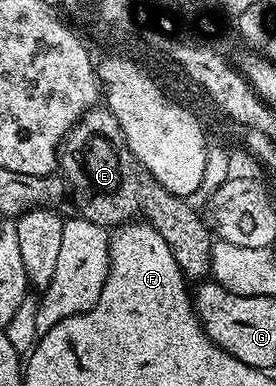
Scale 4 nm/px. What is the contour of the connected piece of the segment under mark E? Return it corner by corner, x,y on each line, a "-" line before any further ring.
95,107
89,109
81,121
70,130
60,150
60,176
66,183
69,200
74,200
77,216
88,219
97,225
117,227
127,221
141,218
147,221
160,235
164,235
164,243
174,253
176,263
181,267
182,274
187,279
206,279
211,276
210,248
214,246
215,238
209,224
185,201
185,196
170,193
161,180
155,179
143,169
142,165
132,155
128,143
124,139
124,131
109,109

